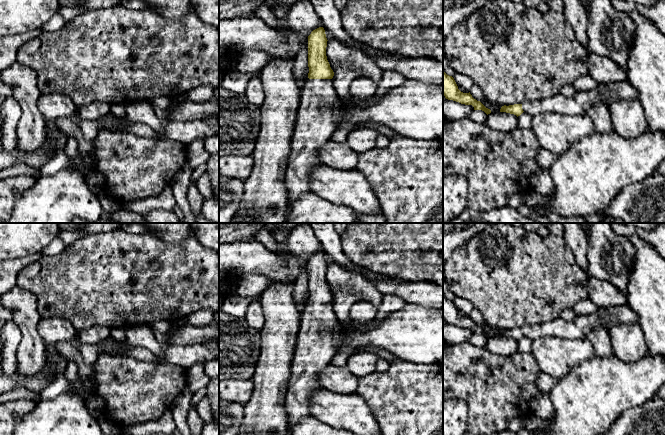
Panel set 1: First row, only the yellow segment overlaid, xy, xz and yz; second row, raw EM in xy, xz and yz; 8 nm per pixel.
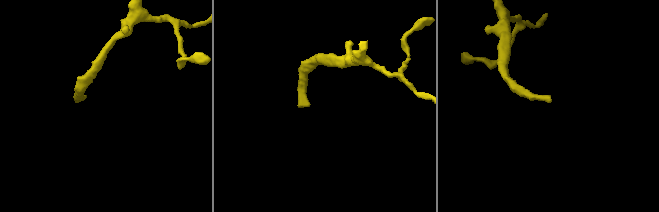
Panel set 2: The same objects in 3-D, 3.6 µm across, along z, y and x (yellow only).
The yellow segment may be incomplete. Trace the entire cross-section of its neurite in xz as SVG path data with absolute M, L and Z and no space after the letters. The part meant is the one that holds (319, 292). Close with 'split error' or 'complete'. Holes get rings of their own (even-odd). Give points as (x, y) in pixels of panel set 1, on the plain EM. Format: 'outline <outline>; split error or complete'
outline M319 251L308 260L308 304L301 312L301 321L294 357L291 363L291 376L285 400L288 414L288 432L303 418L310 416L309 398L312 393L321 389L317 375L332 364L336 353L335 346L343 338L343 330L339 324L331 303L334 296L326 280L327 262L323 251Z; split error

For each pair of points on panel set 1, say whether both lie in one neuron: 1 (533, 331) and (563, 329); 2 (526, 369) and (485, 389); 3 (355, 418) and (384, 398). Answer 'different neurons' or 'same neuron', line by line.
1: same neuron
2: same neuron
3: different neurons

